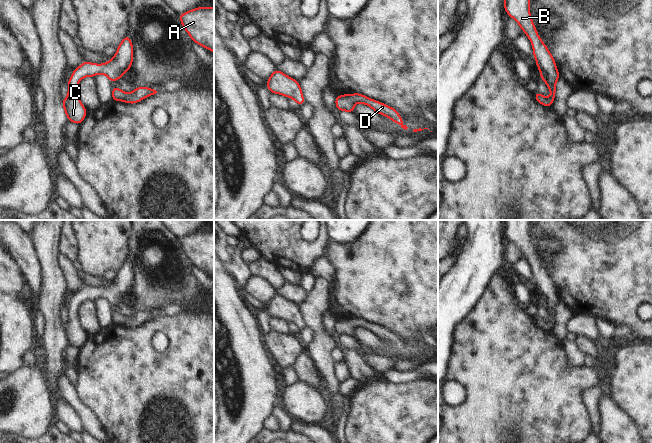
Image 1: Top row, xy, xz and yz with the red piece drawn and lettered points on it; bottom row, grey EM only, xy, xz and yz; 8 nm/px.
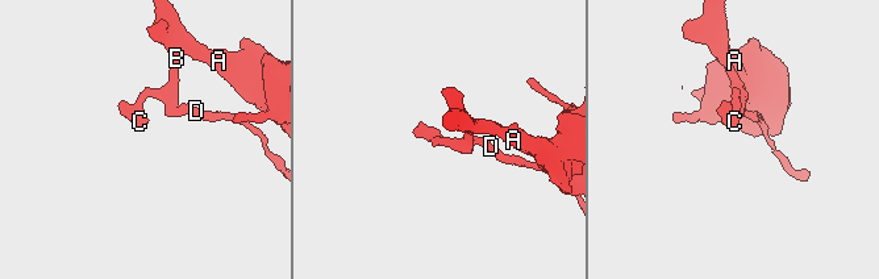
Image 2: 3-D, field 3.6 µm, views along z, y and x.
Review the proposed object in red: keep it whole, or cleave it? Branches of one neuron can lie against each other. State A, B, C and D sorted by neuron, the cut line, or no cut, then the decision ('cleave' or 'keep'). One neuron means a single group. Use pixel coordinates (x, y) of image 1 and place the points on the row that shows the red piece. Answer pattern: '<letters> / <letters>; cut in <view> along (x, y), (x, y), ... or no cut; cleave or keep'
A B C D; no cut; keep

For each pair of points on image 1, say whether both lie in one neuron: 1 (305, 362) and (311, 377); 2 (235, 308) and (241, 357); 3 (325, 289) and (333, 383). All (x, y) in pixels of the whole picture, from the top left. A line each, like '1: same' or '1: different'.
1: same
2: same
3: same

